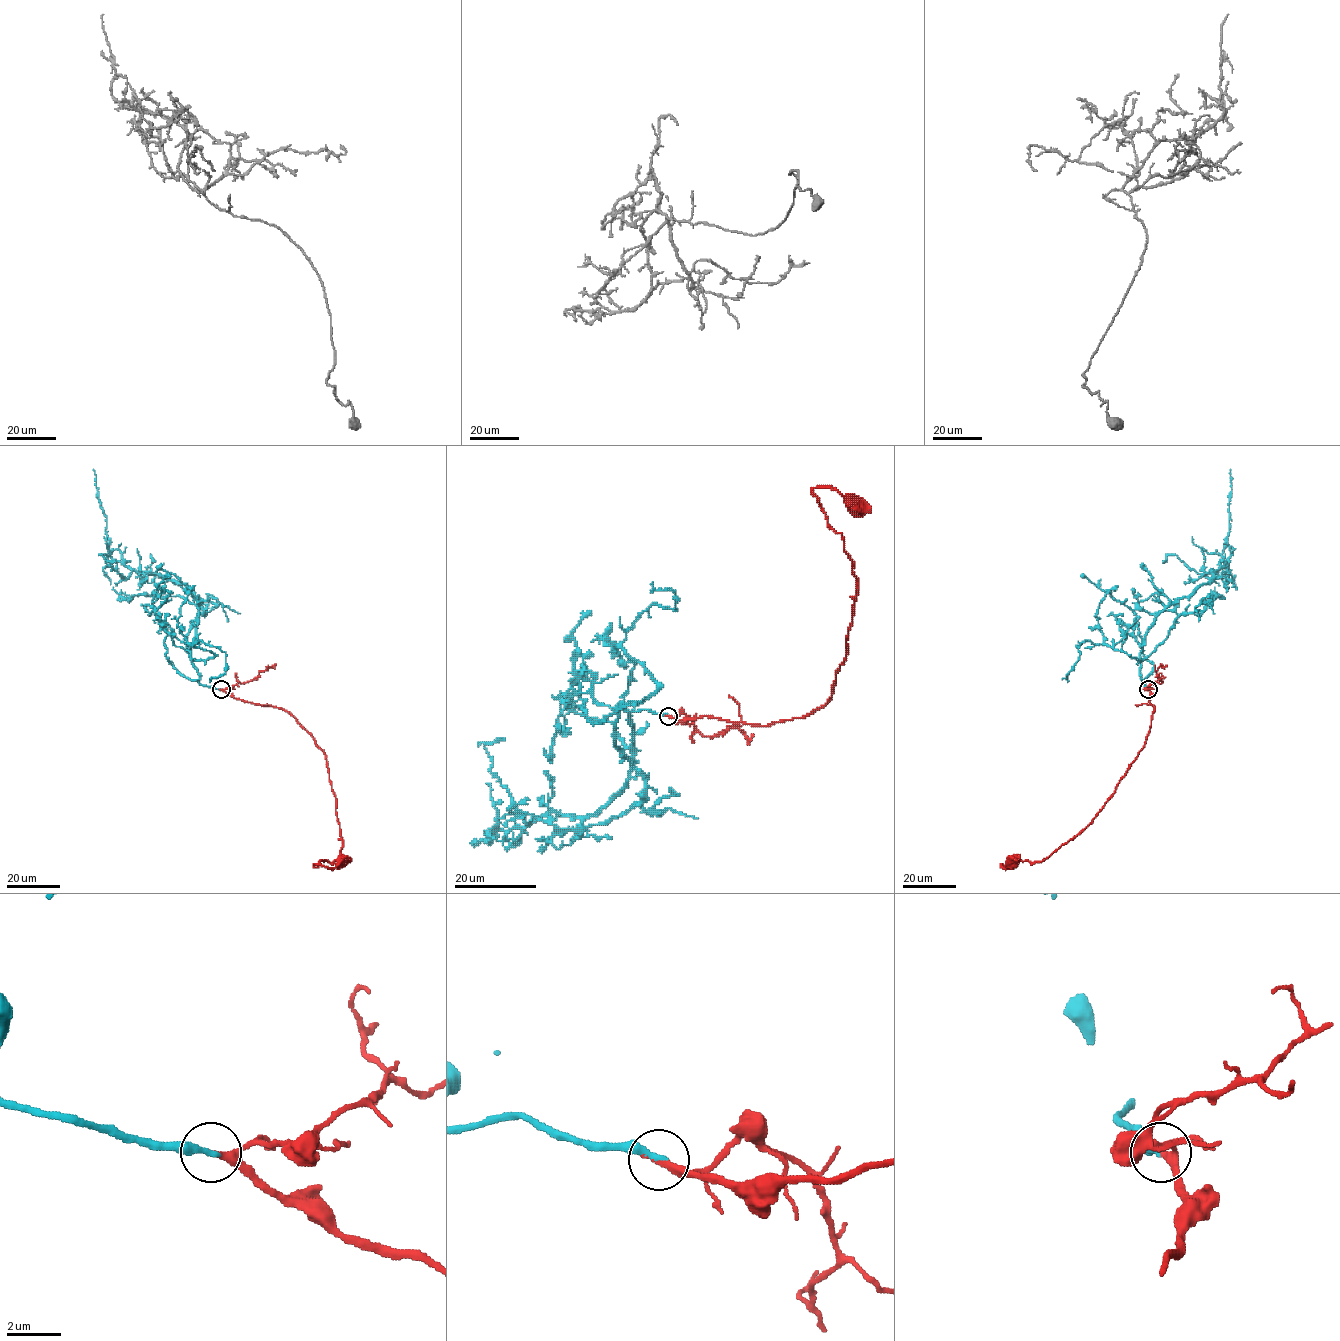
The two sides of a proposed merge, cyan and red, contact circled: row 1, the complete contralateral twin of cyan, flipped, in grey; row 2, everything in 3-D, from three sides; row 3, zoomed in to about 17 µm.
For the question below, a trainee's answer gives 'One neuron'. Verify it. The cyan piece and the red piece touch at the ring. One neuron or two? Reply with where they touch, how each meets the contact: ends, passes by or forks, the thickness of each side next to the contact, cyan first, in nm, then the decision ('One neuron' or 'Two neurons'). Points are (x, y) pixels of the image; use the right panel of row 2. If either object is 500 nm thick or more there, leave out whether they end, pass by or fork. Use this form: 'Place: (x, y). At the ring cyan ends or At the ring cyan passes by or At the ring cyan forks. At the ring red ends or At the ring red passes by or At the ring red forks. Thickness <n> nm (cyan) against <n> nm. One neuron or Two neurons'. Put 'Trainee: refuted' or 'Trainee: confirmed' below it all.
Place: (1148, 689). At the ring cyan ends. At the ring red passes by. Thickness 300 nm (cyan) against 200 nm. One neuron
Trainee: confirmed

